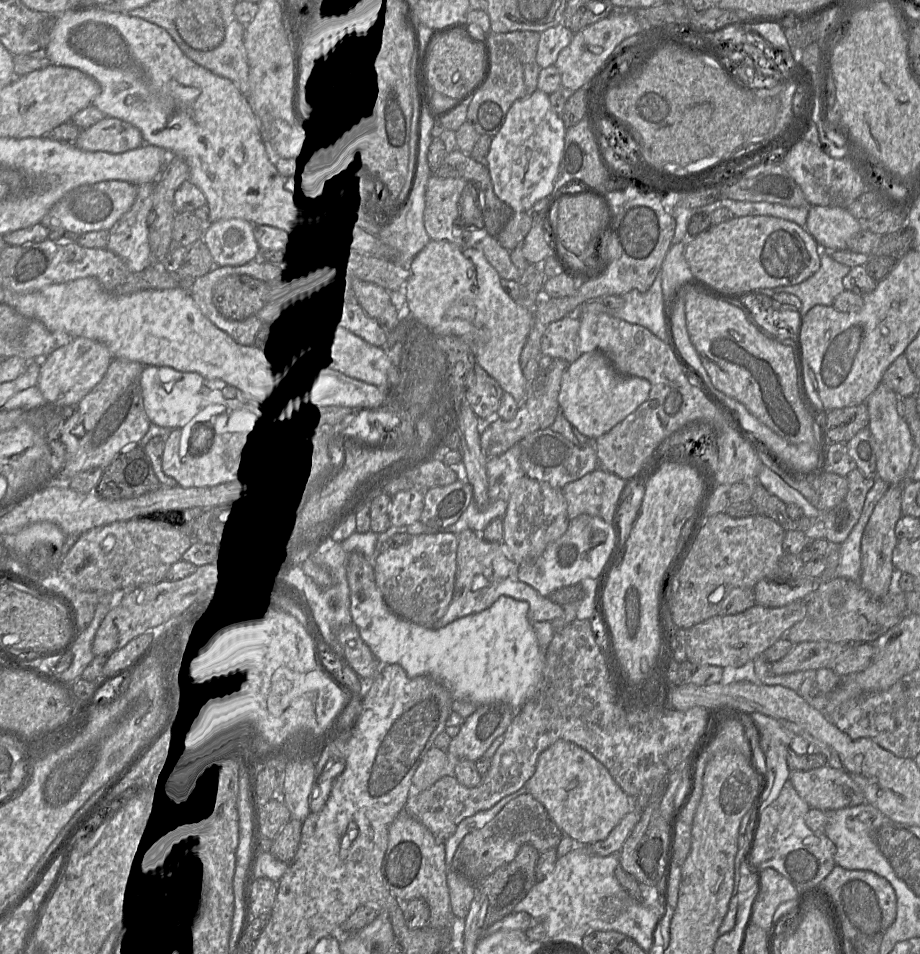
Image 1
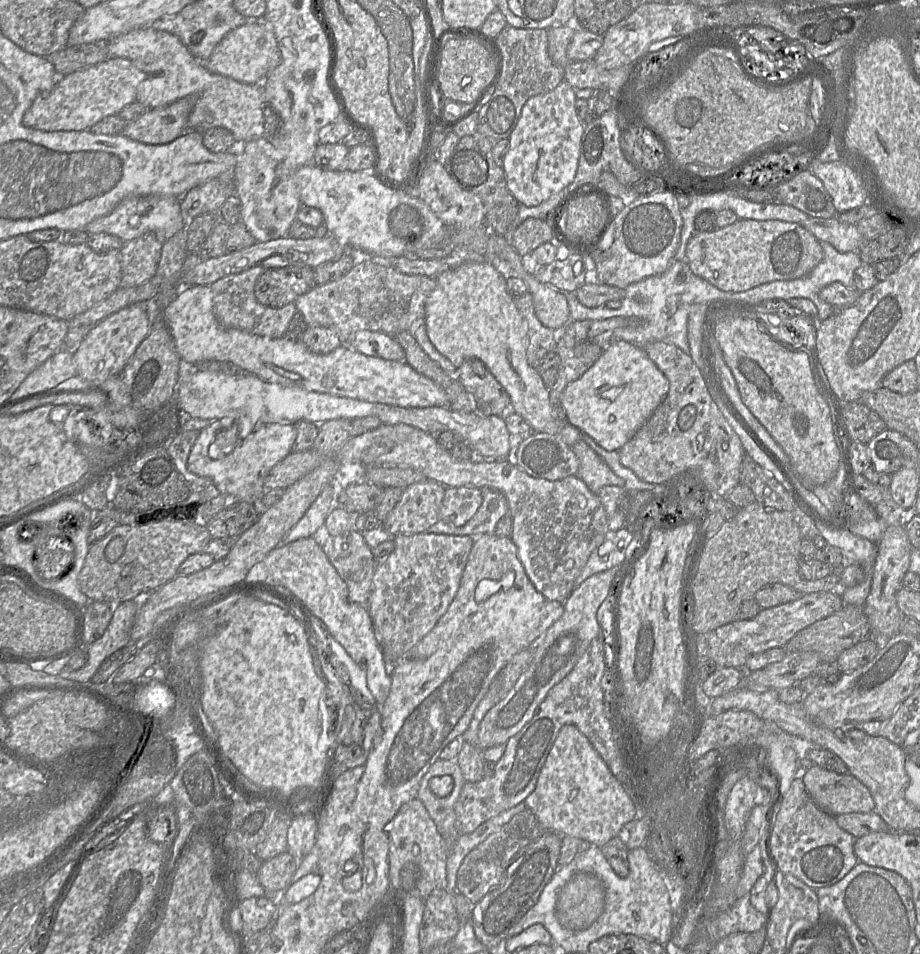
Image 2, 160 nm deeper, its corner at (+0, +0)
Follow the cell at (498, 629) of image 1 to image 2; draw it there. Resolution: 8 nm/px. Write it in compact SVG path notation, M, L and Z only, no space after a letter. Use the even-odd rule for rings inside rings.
M353 528L335 536L328 558L346 583L349 600L368 608L376 563L362 533Z

